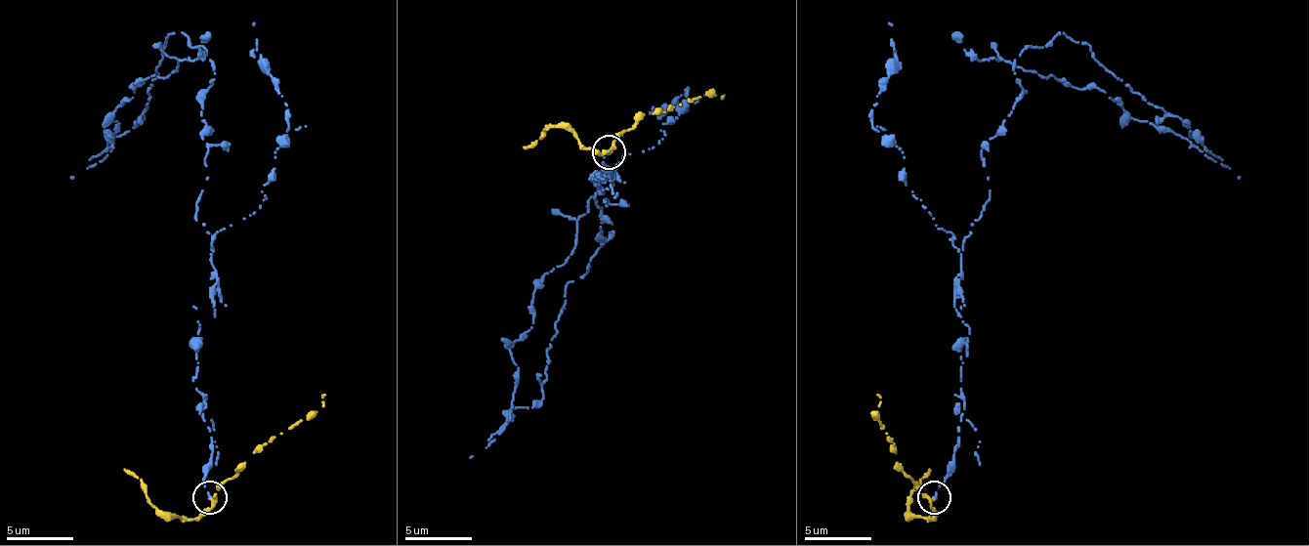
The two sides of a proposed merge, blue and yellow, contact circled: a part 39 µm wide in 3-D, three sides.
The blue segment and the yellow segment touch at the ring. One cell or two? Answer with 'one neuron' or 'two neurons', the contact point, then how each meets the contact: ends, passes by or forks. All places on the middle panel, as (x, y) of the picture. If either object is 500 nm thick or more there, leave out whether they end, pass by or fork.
two neurons; at (609, 152); blue ends there; yellow passes by

